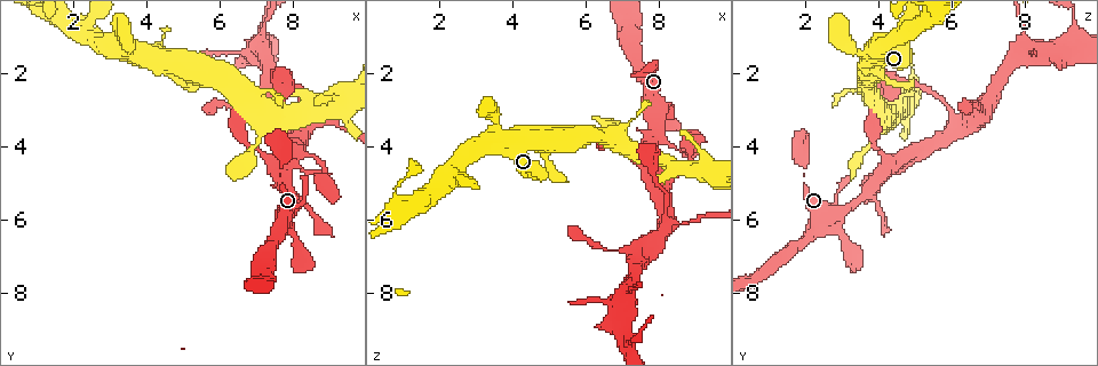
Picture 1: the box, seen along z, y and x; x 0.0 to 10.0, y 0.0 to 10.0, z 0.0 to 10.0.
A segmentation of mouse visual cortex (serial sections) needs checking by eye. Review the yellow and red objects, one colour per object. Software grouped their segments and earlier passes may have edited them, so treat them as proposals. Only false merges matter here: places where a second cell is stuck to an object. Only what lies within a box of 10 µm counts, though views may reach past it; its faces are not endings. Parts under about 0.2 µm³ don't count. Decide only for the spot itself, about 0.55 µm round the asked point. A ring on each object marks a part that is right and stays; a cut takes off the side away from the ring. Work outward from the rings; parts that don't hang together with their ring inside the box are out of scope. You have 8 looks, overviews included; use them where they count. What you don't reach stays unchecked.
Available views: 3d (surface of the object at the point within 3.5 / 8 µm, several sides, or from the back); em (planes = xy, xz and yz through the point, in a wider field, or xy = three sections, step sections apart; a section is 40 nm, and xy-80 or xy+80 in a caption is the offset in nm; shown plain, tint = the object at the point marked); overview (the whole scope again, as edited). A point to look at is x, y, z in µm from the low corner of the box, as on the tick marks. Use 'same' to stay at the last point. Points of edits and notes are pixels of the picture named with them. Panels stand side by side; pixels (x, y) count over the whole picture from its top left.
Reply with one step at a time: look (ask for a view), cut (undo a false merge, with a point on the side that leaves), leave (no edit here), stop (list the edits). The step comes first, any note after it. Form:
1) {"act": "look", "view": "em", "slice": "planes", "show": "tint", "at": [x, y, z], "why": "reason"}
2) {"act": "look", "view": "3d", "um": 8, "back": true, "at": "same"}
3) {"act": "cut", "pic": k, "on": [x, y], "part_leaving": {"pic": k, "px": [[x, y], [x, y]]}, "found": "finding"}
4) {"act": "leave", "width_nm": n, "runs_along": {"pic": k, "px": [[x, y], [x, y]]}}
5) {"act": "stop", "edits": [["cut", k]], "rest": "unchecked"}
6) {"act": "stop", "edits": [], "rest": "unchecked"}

{"act": "look", "view": "3d", "um": 8, "at": [3.55, 1.45, 3.35], "why": "thin neck"}

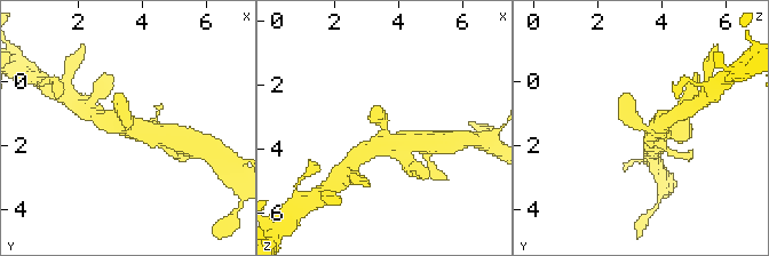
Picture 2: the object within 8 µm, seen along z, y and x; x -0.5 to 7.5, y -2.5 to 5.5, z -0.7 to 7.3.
{"act": "look", "view": "em", "slice": "xy", "step": 1, "show": "tint", "at": "same"}

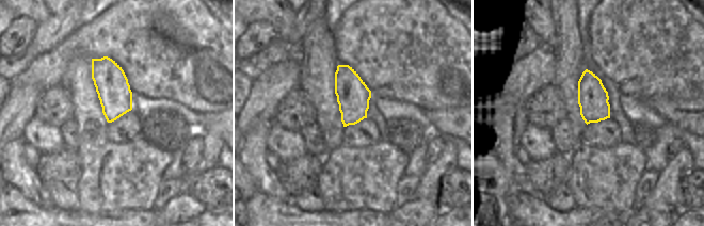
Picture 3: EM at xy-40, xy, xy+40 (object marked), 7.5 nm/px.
{"act": "leave", "runs_along": {"pic": 2, "px": [[666, 133], [642, 128], [627, 98]]}, "found": "all the same cell"}

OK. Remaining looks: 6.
{"act": "look", "view": "3d", "um": 3.5, "back": true, "at": [8.30, 3.50, 6.10], "why": "four or more arms meet"}

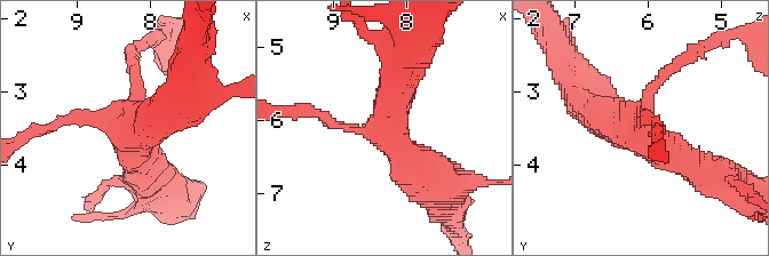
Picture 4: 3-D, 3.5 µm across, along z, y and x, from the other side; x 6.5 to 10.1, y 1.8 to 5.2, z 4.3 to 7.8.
{"act": "look", "view": "em", "slice": "xy", "step": 5, "show": "tint", "at": [8.25, 3.60, 6.15], "arms": 4, "arm_widths_nm": [150, 150, 450, 500], "why": "need the tissue"}

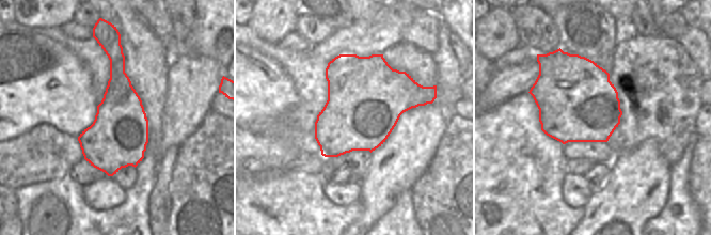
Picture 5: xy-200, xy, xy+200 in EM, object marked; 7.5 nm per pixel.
{"act": "leave", "runs_along": {"pic": 4, "px": [[696, 168], [587, 105]]}, "found": "one cell here"}

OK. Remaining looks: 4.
{"act": "look", "view": "3d", "um": 3.5, "back": true, "at": [7.15, 1.25, 8.00], "why": "thick turns thin"}

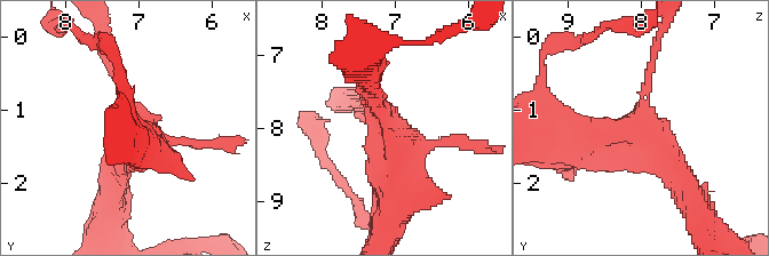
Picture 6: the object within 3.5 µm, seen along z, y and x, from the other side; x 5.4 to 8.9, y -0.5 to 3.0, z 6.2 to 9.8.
{"act": "look", "view": "em", "slice": "xy", "step": 5, "show": "tint", "at": [7.15, 1.30, 7.90]}

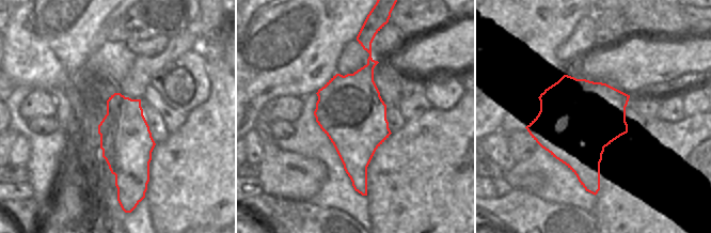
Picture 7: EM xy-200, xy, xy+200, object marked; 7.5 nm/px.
{"act": "leave", "runs_along": {"pic": 6, "px": [[691, 192], [648, 133], [577, 143]]}, "found": "one cell here"}

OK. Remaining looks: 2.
{"act": "stop", "edits": [], "rest": "unchecked"}

